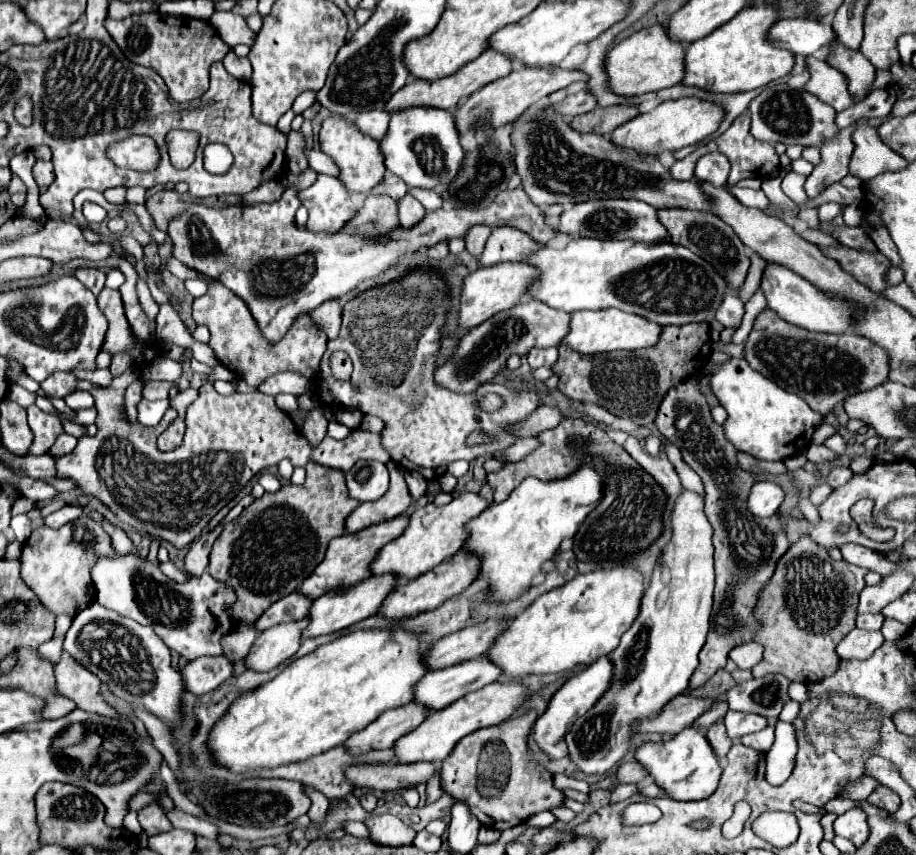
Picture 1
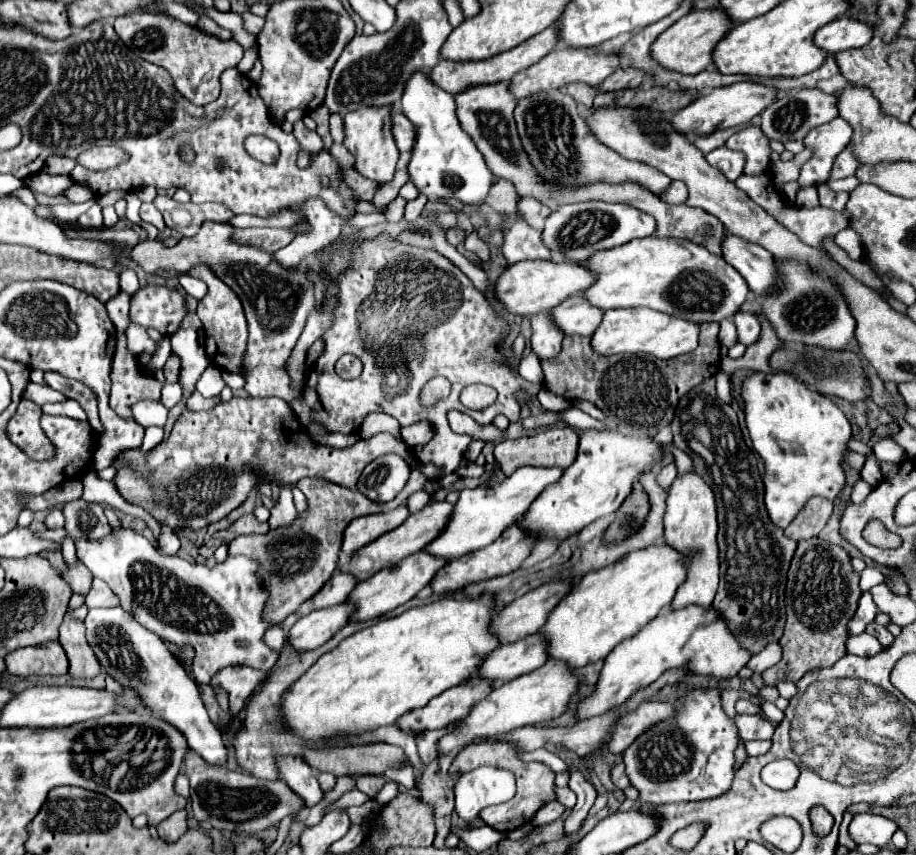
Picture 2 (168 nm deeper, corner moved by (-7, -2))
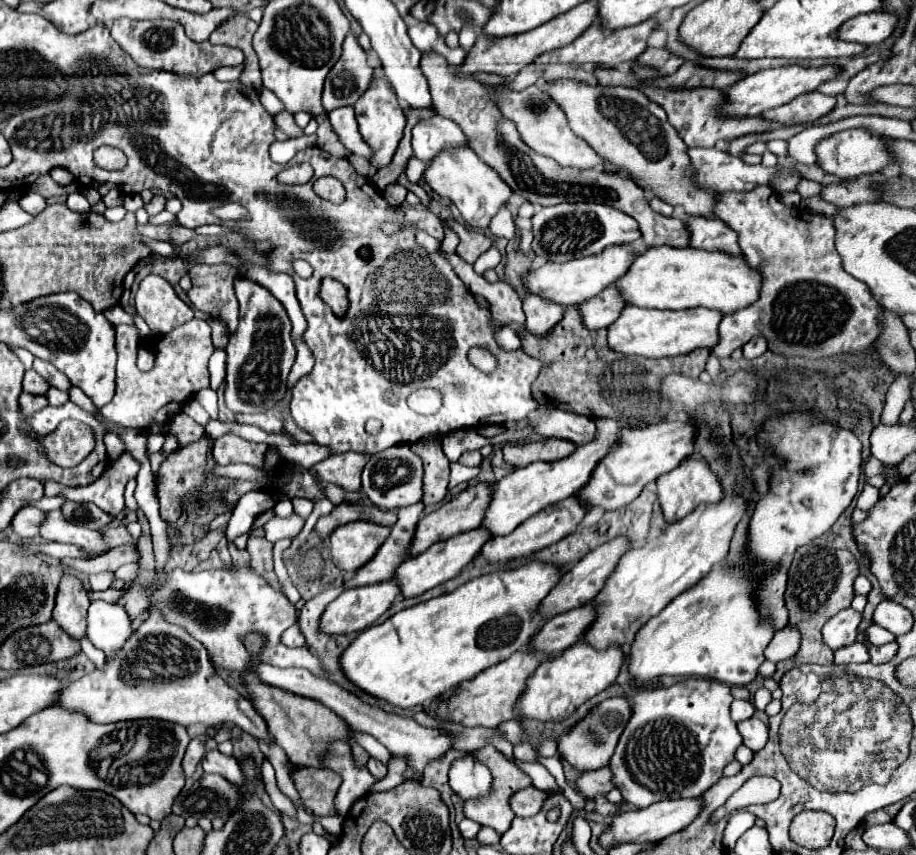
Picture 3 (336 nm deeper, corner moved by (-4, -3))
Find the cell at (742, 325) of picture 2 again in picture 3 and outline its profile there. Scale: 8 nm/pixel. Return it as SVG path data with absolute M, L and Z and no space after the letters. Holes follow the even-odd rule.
M756 336L756 338L752 338L742 350L744 350L744 358L746 358L746 360L754 360L754 358L762 356L762 354L768 350L768 346L766 346L764 338Z

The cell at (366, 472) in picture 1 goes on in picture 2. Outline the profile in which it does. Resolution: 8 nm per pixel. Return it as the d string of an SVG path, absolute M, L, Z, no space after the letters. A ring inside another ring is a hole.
M383 455L363 469L357 489L375 503L389 503L405 487L409 471L399 455Z

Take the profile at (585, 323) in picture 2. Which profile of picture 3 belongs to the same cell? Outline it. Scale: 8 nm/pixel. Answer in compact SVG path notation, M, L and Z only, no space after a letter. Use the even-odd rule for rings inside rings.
M608 286L600 296L578 306L584 318L584 324L590 330L608 328L620 316L620 310L626 308L626 302L616 286Z

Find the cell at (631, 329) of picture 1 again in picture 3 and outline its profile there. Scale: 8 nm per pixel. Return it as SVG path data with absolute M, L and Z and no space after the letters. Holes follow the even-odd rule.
M628 306L622 310L622 316L608 328L608 344L612 350L622 354L634 354L644 358L670 358L688 354L696 348L708 348L710 355L706 364L706 371L716 377L721 366L718 358L712 354L714 346L718 344L718 324L724 314L708 308L690 308L690 310L652 310L652 308L638 308Z

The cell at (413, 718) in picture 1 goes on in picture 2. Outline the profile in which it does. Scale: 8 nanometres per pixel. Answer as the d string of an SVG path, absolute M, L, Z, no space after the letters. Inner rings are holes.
M469 681L451 687L443 695L433 697L423 709L413 709L411 713L399 717L397 727L413 737L415 733L425 733L431 729L445 729L447 725L459 721L459 717L463 719L469 713L471 705L485 699L489 691L491 685L487 681ZM471 693L473 693L473 703L471 703Z

